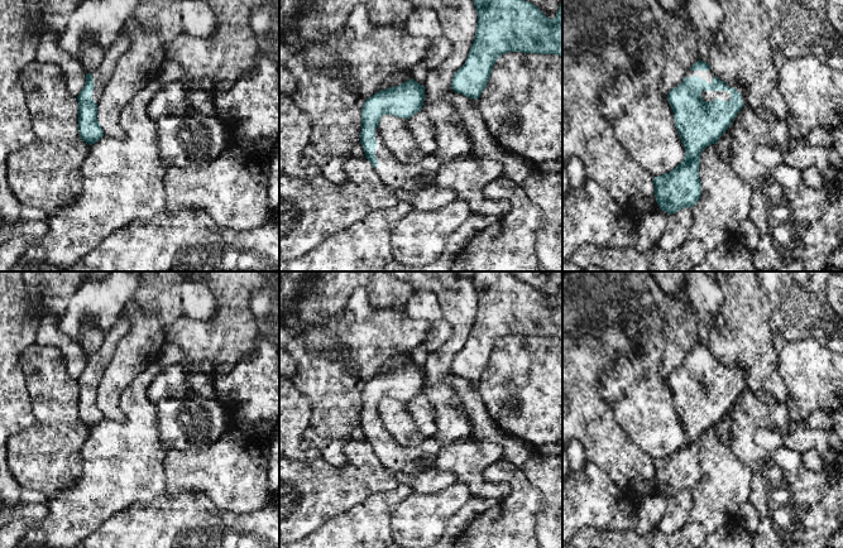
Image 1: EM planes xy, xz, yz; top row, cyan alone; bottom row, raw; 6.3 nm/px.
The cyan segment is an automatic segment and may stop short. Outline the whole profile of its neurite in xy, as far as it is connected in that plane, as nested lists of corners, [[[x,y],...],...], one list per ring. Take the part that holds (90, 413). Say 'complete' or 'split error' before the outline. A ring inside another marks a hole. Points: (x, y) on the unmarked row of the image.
split error | [[[121,313],[111,330],[105,333],[100,348],[92,356],[86,357],[85,369],[77,379],[80,419],[90,428],[104,419],[104,413],[97,404],[97,386],[114,357],[119,342],[129,328],[130,321]]]

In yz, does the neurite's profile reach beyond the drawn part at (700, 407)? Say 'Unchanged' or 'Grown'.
Grown

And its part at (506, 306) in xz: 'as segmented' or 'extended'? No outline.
as segmented

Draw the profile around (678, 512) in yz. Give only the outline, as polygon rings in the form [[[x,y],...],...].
[[[690,490],[671,496],[657,528],[665,534],[674,534],[682,529],[690,520],[693,504],[694,496]]]

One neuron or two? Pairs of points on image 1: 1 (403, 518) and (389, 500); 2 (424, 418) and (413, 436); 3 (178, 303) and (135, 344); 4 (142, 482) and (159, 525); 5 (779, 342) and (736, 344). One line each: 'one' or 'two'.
1: two
2: two
3: two
4: two
5: two

